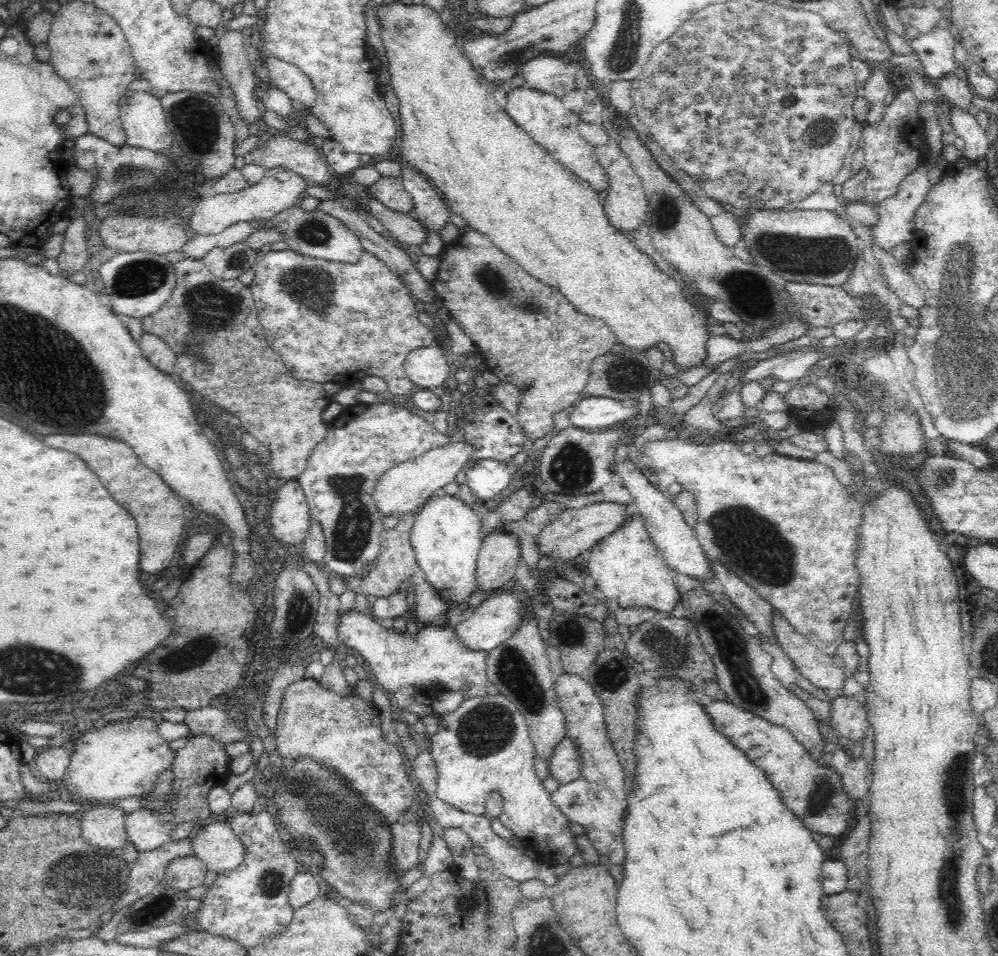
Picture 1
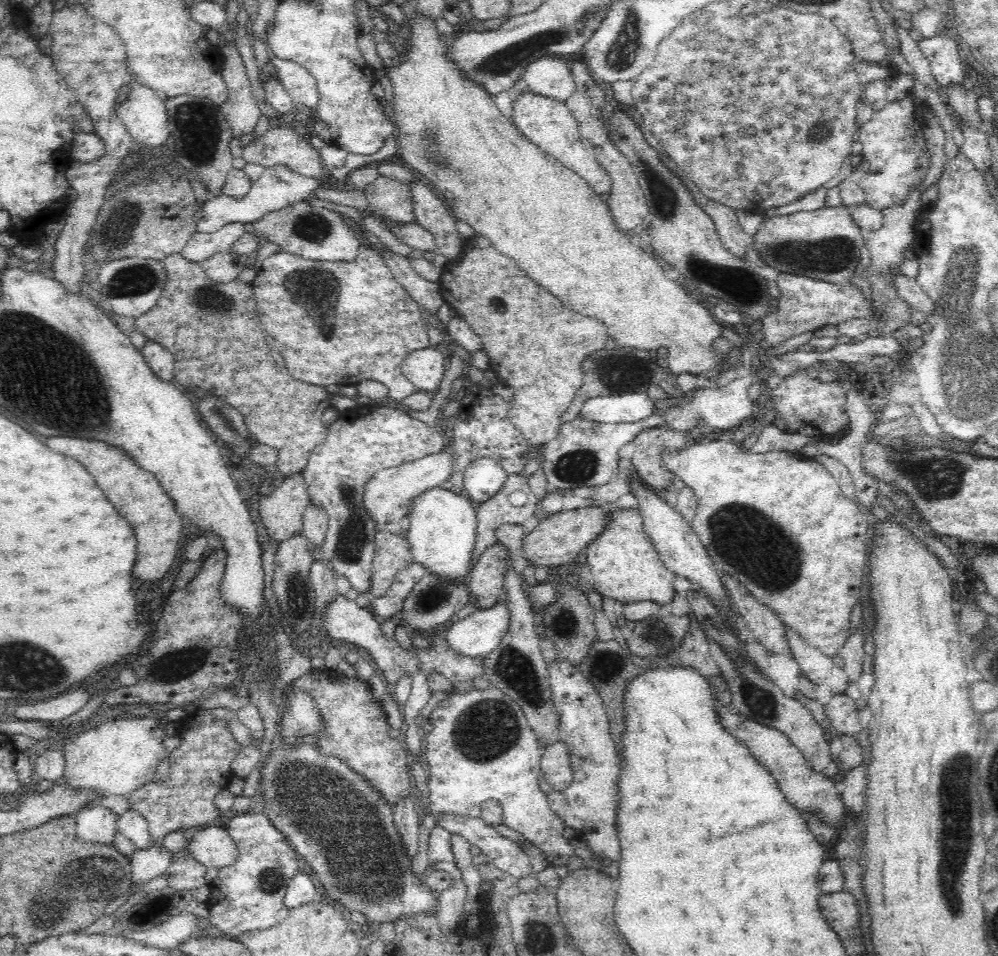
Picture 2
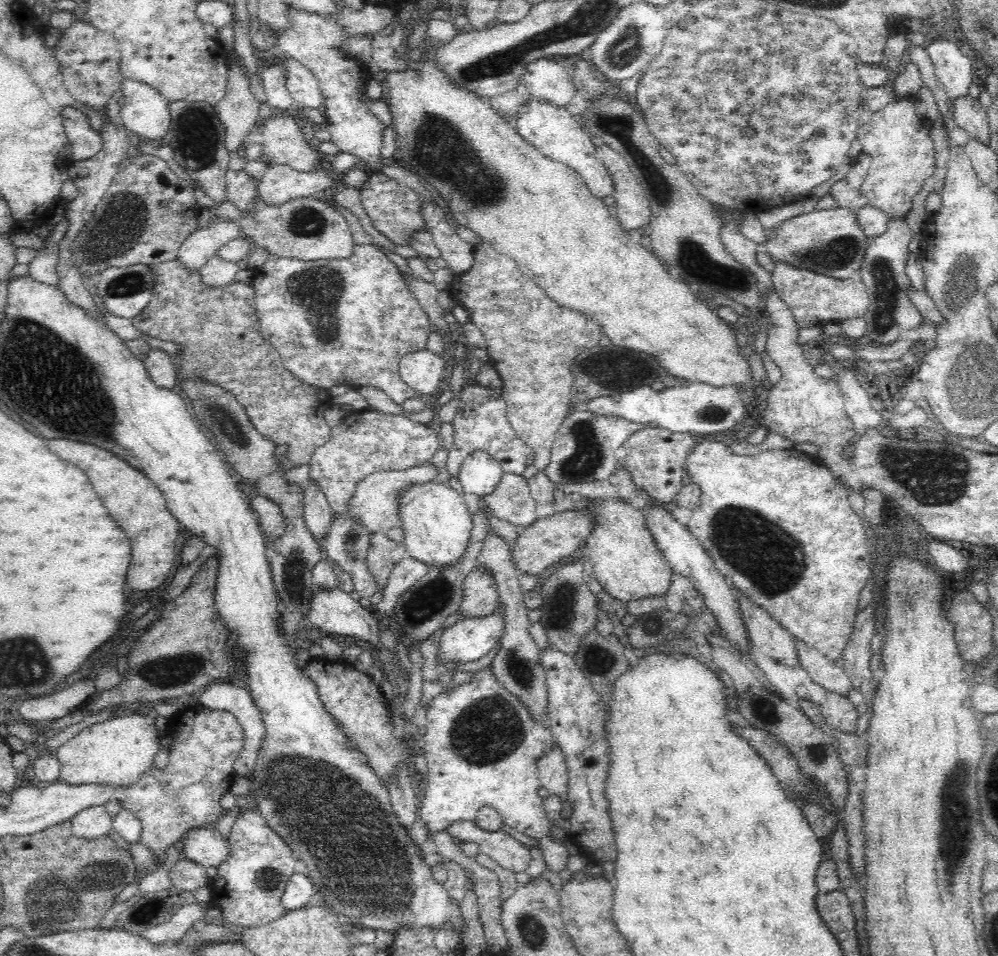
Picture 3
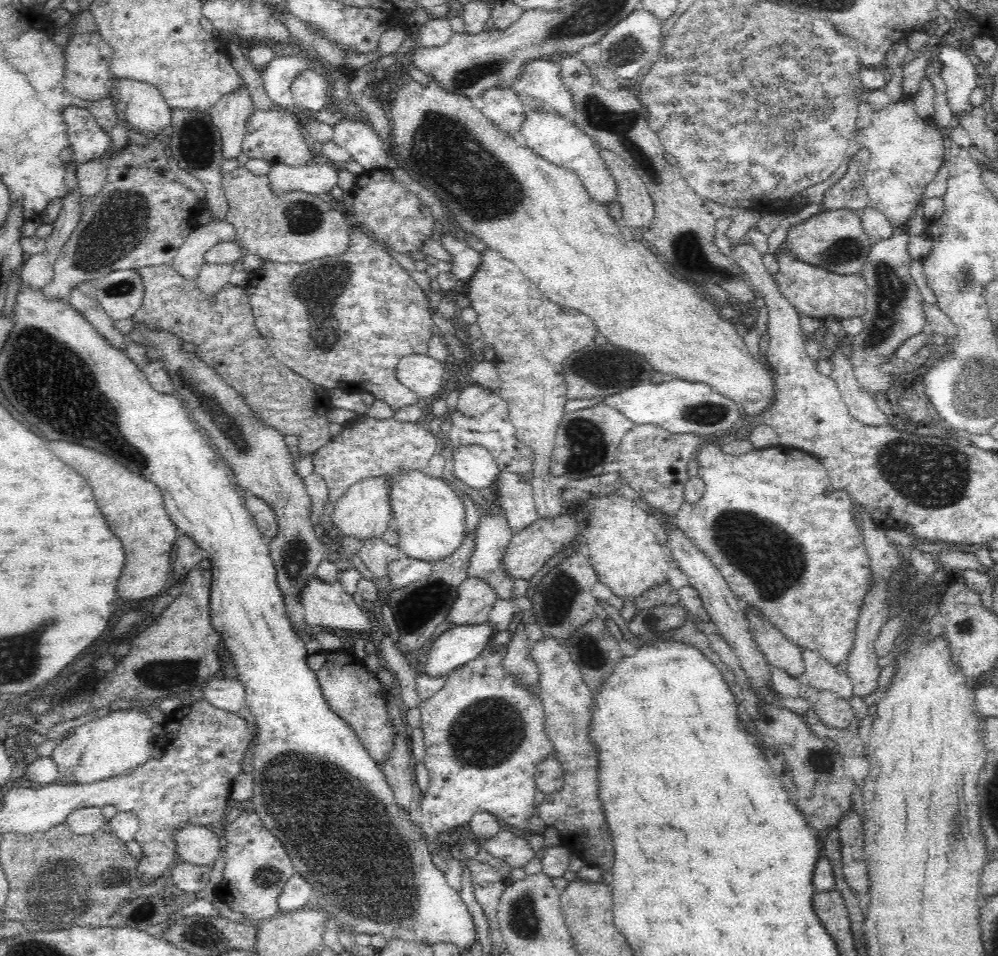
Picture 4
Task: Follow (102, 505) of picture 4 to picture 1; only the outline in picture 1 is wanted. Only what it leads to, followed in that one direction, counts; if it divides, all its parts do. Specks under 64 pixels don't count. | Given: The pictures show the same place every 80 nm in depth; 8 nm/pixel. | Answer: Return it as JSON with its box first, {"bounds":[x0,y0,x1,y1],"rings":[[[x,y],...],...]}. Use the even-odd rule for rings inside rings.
{"bounds":[44,434,184,574],"rings":[[[50,434],[44,438],[46,446],[58,446],[58,450],[70,450],[78,454],[100,482],[114,494],[116,502],[122,502],[130,514],[134,514],[140,532],[140,570],[156,574],[164,570],[176,556],[184,528],[184,501],[160,478],[157,472],[140,462],[134,449],[121,438],[106,438],[98,434]]]}

